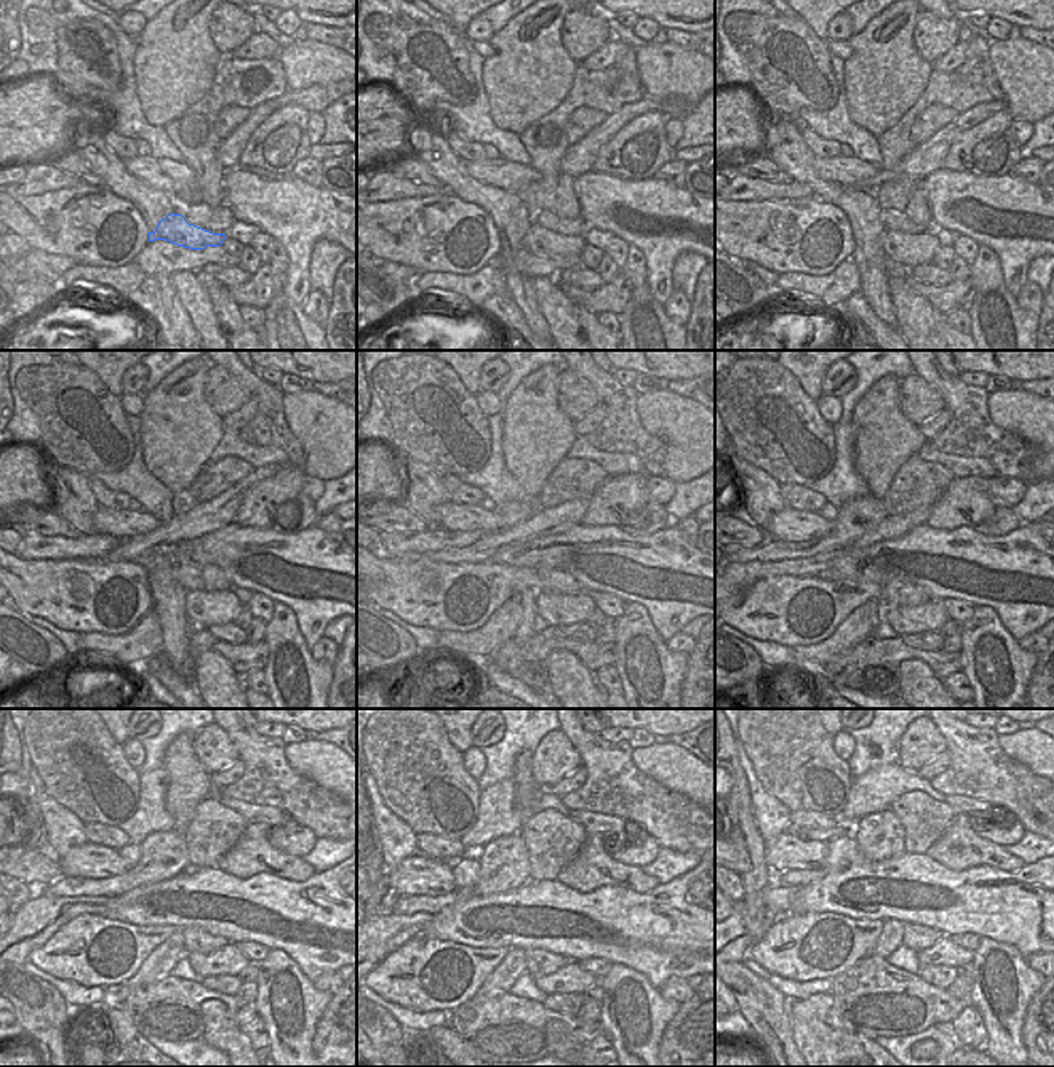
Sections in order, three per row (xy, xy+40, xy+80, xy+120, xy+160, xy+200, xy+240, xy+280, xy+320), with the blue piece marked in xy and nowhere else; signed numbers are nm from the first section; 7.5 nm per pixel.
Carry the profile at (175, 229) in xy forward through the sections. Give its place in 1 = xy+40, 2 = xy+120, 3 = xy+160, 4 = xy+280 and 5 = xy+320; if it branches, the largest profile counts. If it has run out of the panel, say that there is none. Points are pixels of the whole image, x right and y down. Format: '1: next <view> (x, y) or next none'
1: next xy+40 (539, 242)
2: next xy+120 (202, 608)
3: next xy+160 (558, 610)
4: next xy+280 (586, 954)
5: next xy+320 (944, 954)

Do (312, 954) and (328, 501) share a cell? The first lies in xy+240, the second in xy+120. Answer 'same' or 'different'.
different

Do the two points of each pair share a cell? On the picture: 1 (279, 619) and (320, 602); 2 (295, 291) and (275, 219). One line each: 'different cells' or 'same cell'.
1: different cells
2: same cell

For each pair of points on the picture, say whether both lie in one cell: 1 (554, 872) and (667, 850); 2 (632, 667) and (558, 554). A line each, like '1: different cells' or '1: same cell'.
1: different cells
2: different cells

